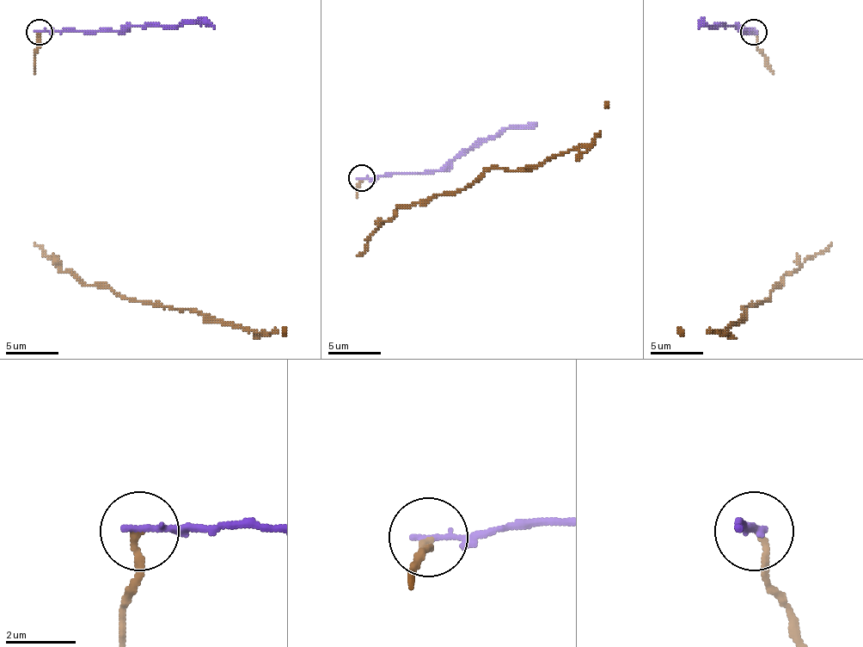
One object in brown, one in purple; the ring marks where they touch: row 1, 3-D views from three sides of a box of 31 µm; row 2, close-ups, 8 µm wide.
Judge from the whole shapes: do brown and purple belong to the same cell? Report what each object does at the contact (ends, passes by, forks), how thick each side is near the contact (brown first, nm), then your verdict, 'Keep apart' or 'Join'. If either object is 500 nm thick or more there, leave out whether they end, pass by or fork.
At the ring brown ends. At the ring purple ends. Thickness 170 nm (brown) against 190 nm. Keep apart

